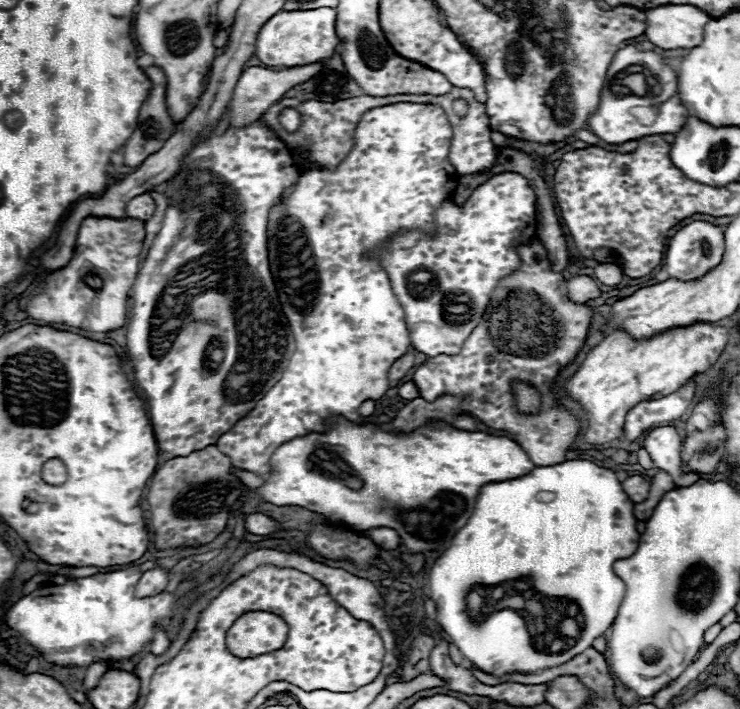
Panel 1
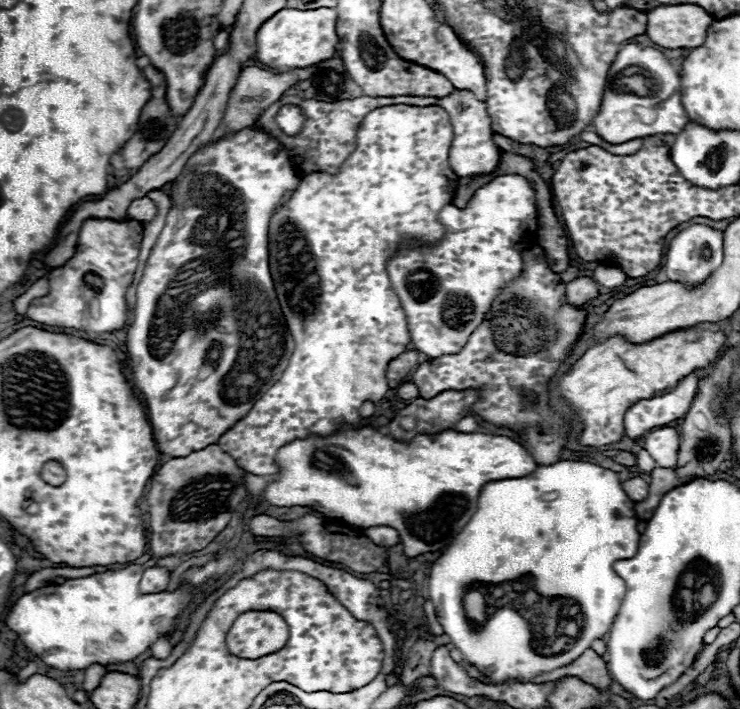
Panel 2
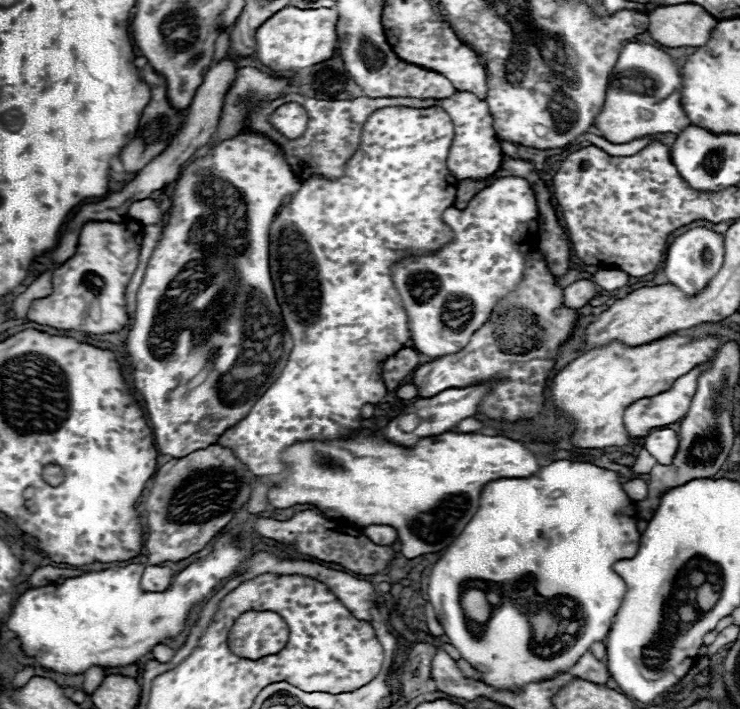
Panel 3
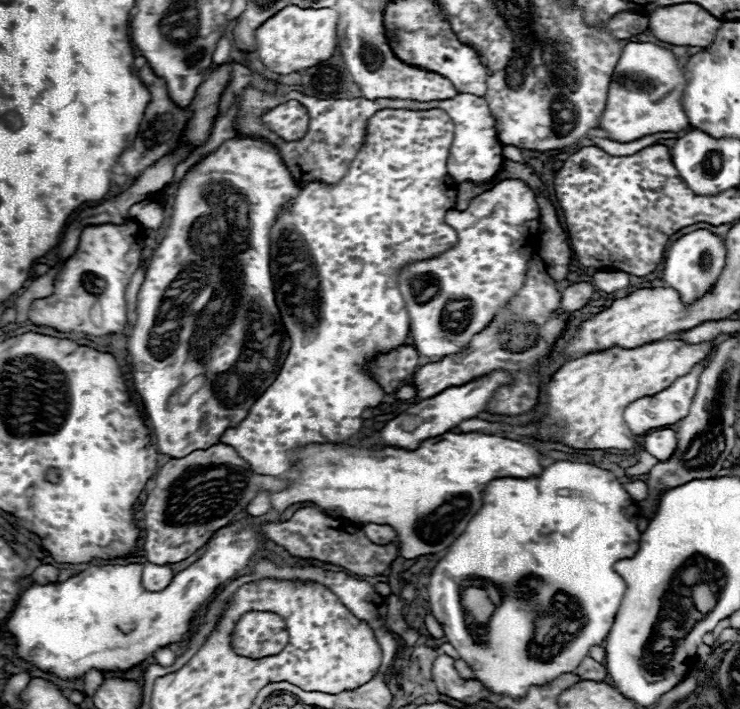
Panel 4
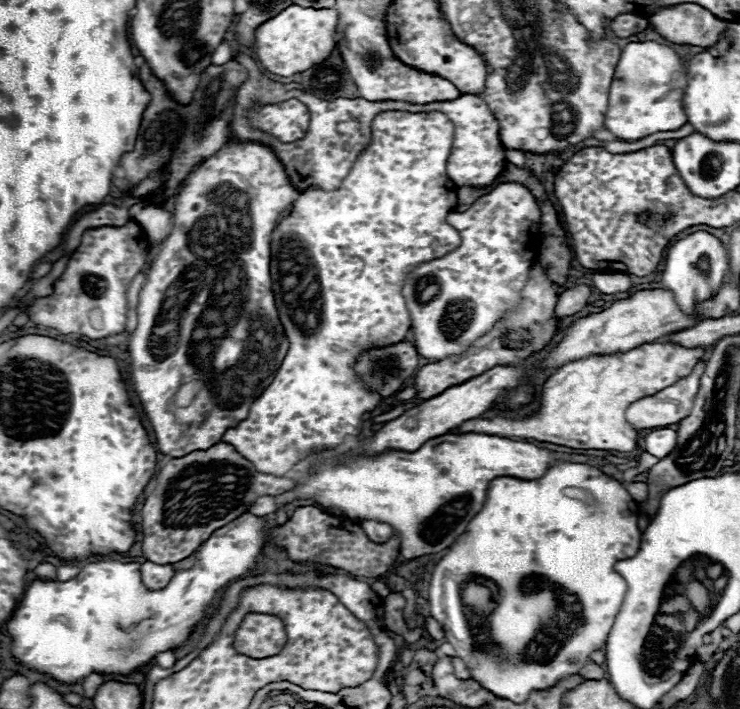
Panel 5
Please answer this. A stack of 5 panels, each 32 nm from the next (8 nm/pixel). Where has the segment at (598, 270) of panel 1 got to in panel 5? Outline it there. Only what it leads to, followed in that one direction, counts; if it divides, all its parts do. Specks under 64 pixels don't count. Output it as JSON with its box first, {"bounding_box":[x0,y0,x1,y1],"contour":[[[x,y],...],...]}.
{"bounding_box":[592,272,630,294],"contour":[[[596,272],[592,276],[592,286],[602,294],[616,294],[630,290],[630,278],[628,274],[600,274]]]}

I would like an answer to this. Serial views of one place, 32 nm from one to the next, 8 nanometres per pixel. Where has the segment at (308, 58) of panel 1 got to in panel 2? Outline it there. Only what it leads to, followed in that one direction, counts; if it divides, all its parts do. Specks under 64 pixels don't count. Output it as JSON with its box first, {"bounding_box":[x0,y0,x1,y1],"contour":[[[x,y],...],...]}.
{"bounding_box":[256,8,338,72],"contour":[[[282,8],[270,20],[266,20],[262,28],[258,28],[256,58],[278,72],[306,68],[310,64],[328,60],[330,56],[334,56],[336,44],[338,44],[336,20],[338,20],[338,14],[334,8],[316,8],[316,10]]]}

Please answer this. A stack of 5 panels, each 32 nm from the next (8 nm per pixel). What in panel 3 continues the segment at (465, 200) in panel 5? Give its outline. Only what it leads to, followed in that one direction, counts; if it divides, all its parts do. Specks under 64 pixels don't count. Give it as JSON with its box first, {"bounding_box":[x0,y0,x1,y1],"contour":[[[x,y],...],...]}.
{"bounding_box":[454,180,490,210],"contour":[[[462,180],[462,182],[458,184],[458,192],[456,192],[456,202],[454,202],[454,206],[456,206],[458,210],[464,210],[464,208],[468,206],[468,202],[470,202],[486,184],[490,184],[490,180],[480,180],[480,182],[476,182],[476,180]]]}

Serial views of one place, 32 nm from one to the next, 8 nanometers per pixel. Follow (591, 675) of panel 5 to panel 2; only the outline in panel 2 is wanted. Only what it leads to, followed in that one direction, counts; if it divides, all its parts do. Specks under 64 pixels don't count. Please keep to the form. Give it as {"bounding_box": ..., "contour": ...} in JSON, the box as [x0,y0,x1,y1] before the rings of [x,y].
{"bounding_box":[542,648,612,688],"contour":[[[590,648],[576,662],[572,662],[570,666],[558,668],[550,674],[544,674],[542,678],[550,682],[550,680],[556,680],[558,676],[564,676],[564,674],[576,676],[576,678],[580,678],[580,680],[584,680],[584,682],[588,682],[596,688],[610,688],[610,680],[612,680],[606,662]]]}

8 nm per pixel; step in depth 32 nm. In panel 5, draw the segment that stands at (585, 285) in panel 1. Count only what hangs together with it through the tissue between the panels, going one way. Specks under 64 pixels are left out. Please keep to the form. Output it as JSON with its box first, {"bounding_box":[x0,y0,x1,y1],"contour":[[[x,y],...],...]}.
{"bounding_box":[554,286,592,318],"contour":[[[576,286],[570,290],[564,290],[558,298],[558,304],[554,308],[556,318],[566,318],[566,316],[574,316],[578,310],[582,310],[590,298],[592,290],[588,286]]]}

